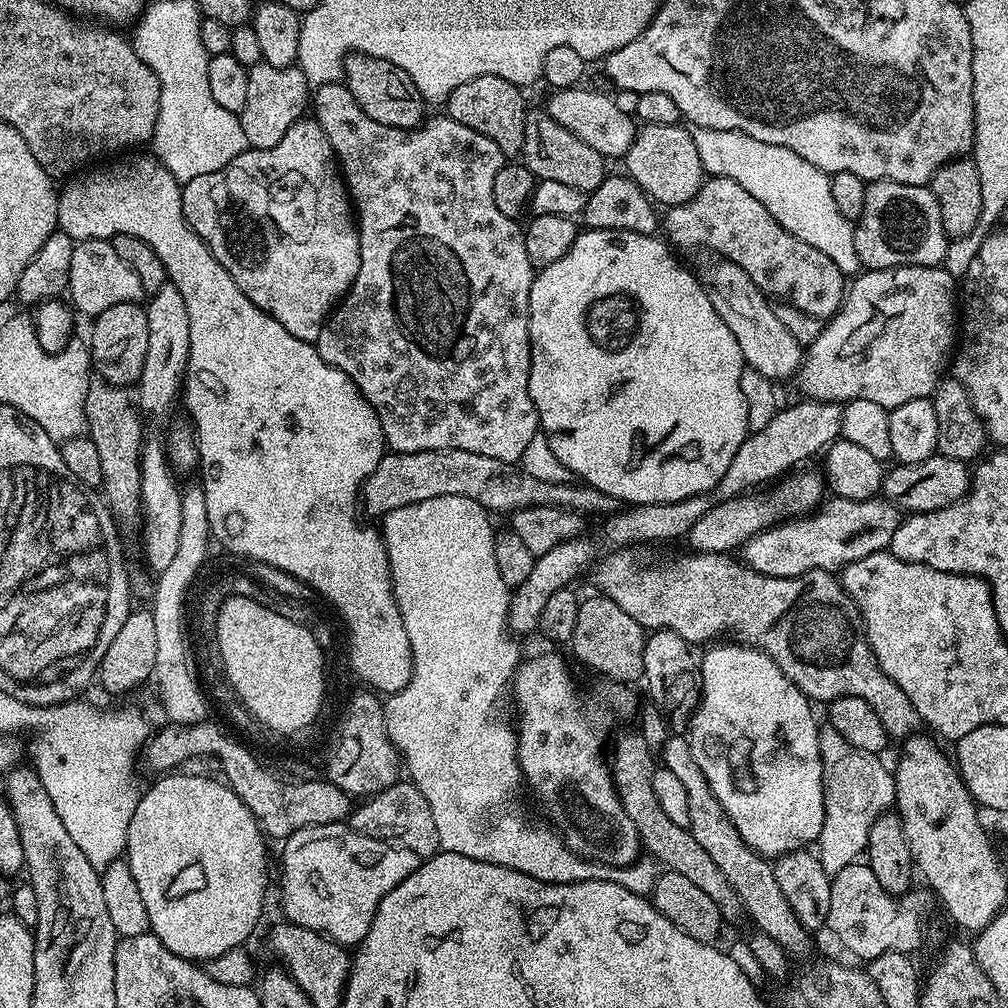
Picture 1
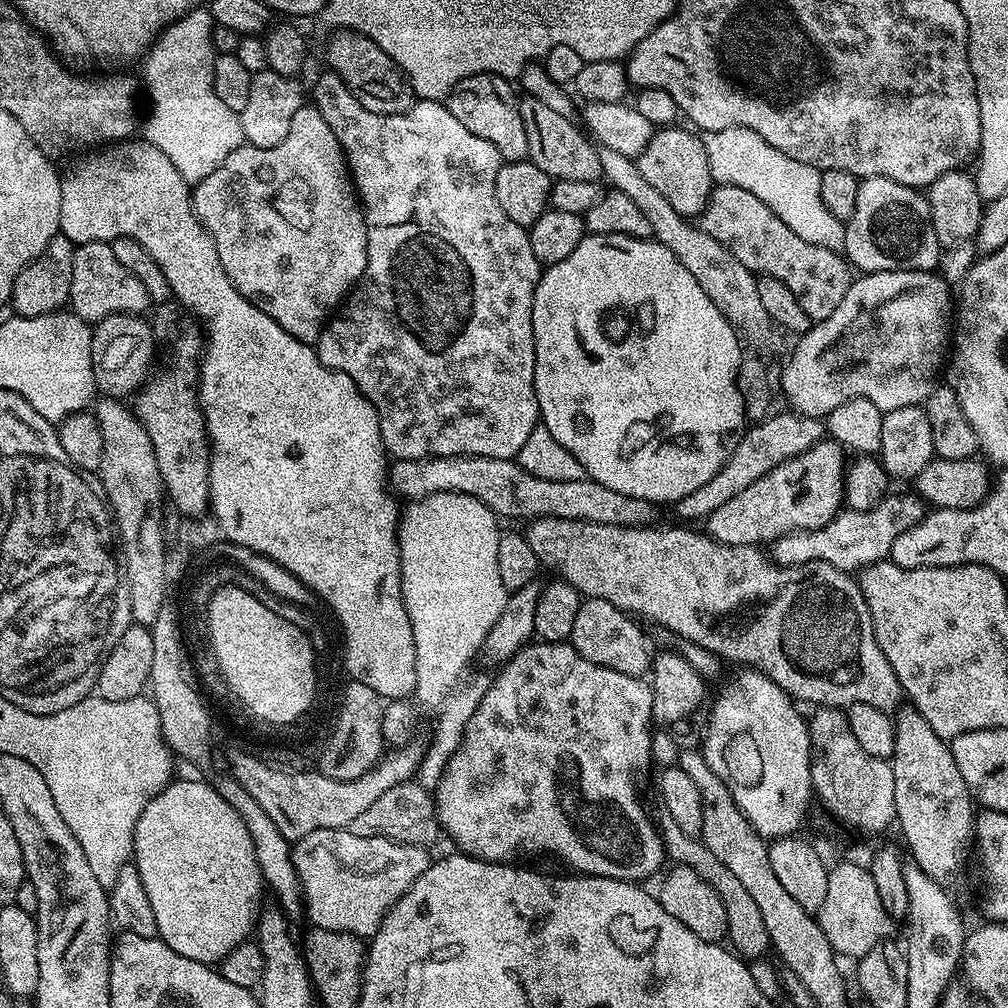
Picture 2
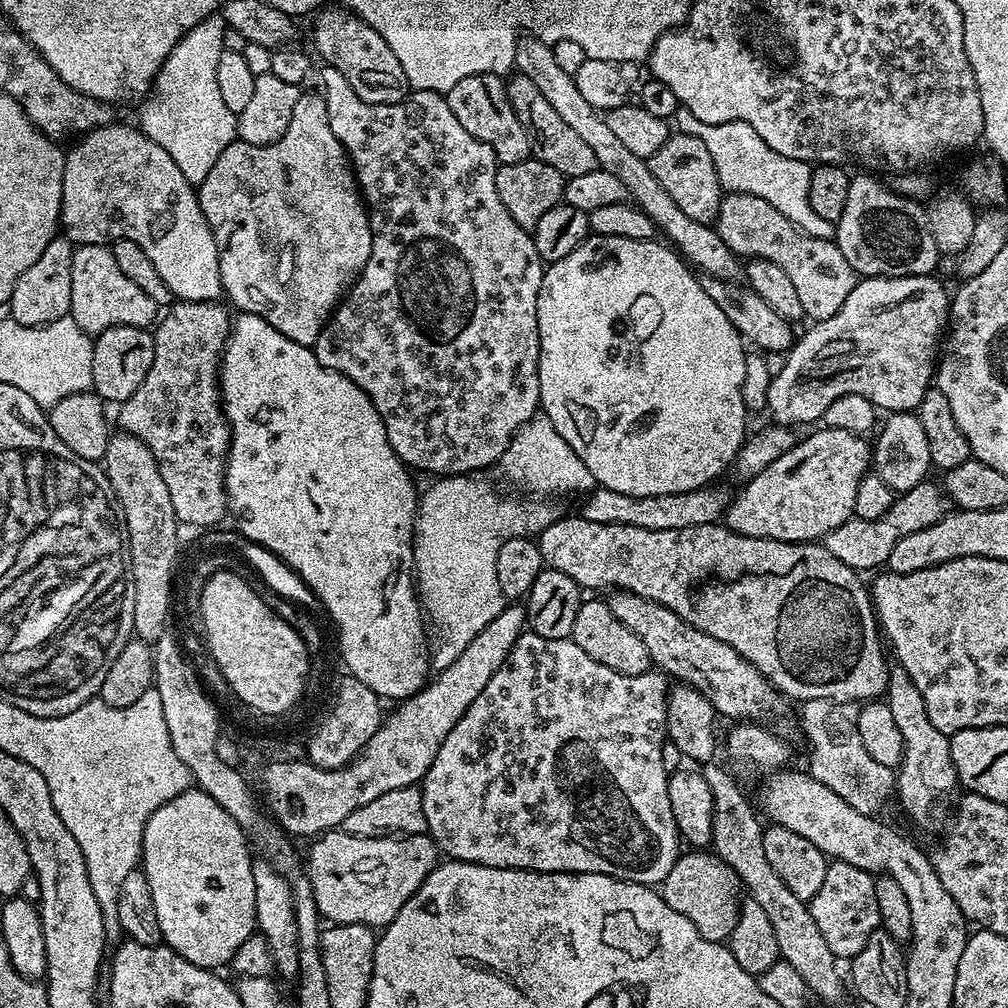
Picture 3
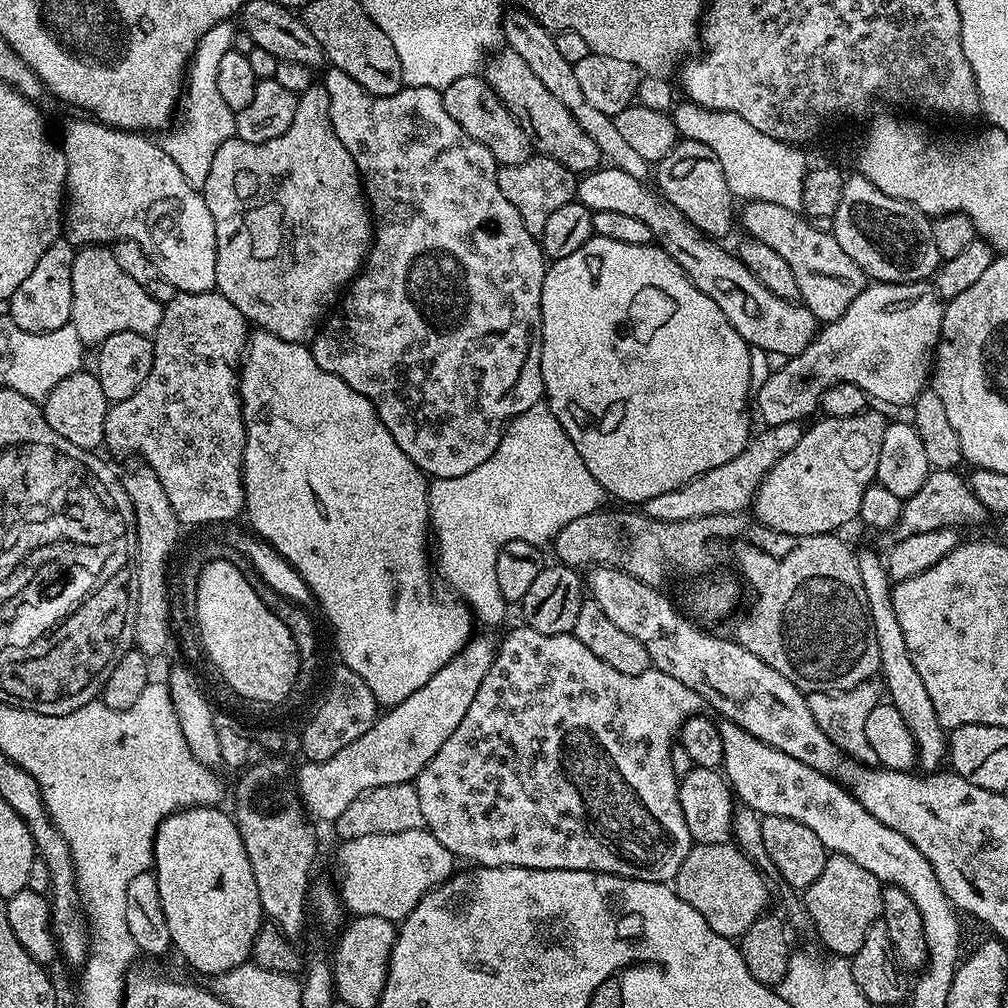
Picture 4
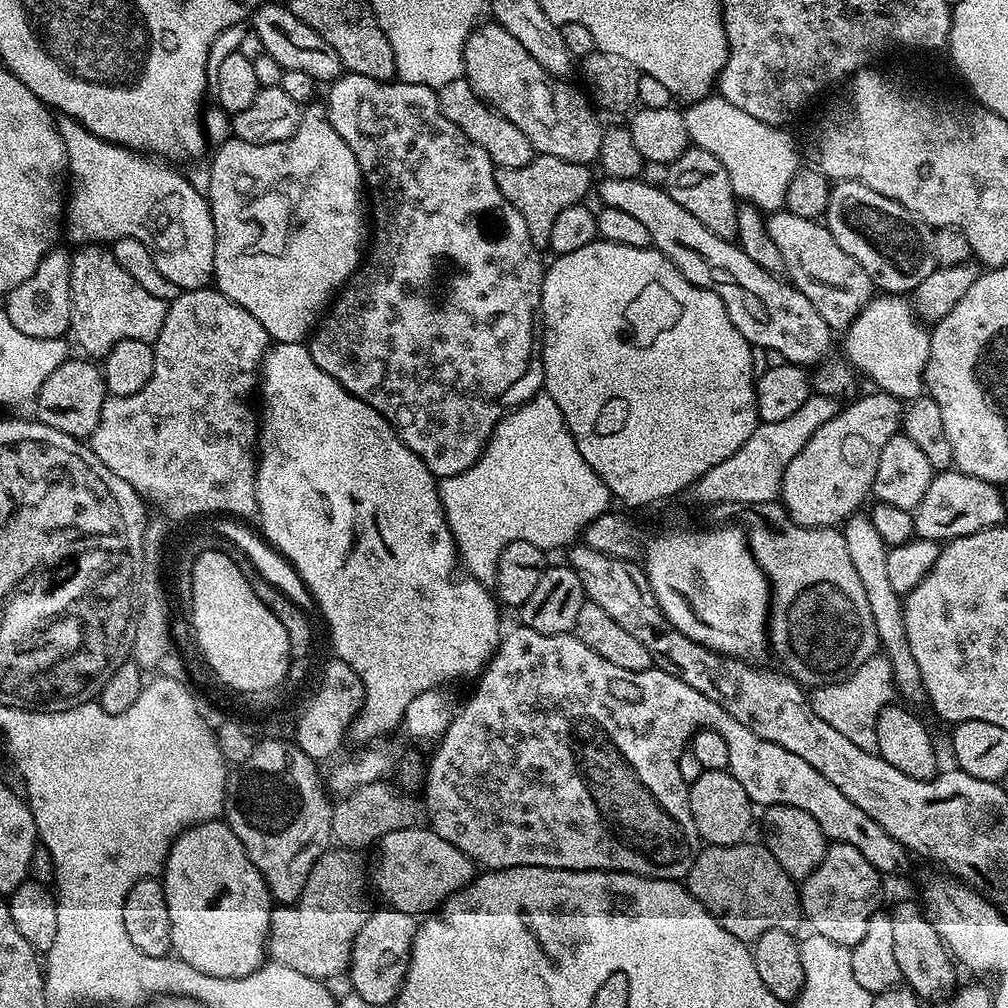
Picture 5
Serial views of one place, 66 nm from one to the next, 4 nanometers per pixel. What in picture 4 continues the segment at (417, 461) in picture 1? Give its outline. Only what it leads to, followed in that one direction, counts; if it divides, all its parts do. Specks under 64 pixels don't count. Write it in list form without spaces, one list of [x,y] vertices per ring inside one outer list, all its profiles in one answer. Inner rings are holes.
[[[776,422],[765,432],[751,437],[747,446],[738,454],[738,458],[730,458],[722,466],[714,466],[714,470],[706,470],[698,478],[688,484],[678,486],[678,490],[666,490],[666,494],[657,494],[655,498],[644,501],[642,512],[654,520],[662,522],[686,522],[690,518],[706,518],[710,514],[730,514],[744,512],[756,499],[756,491],[764,481],[764,475],[794,446],[798,446],[798,438],[802,438],[804,428],[796,422]]]

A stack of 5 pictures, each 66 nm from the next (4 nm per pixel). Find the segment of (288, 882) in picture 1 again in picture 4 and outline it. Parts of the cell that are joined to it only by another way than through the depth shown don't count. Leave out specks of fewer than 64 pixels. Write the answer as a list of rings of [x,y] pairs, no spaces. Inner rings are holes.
[[[425,827],[402,830],[402,834],[366,834],[366,838],[346,840],[339,846],[336,868],[344,872],[344,885],[338,888],[338,895],[353,917],[405,920],[428,891],[444,883],[454,872],[452,852]]]

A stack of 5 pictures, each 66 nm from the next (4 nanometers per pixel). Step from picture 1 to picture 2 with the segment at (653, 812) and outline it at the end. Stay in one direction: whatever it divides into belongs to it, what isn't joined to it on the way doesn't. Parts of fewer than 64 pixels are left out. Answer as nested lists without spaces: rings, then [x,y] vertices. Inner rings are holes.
[[[666,814],[661,815],[661,820],[658,820],[658,831],[660,841],[664,844],[665,857],[669,861],[673,860],[671,862],[673,865],[692,868],[694,874],[702,877],[722,898],[722,906],[726,906],[726,926],[728,927],[726,940],[731,951],[748,962],[761,959],[765,955],[763,952],[769,951],[770,934],[766,934],[766,921],[762,918],[758,905],[754,903],[754,897],[746,891],[746,886],[742,886],[742,881],[727,866],[722,866],[722,862],[714,858],[714,854],[710,854],[710,850],[699,836],[686,834],[686,830],[682,830],[682,826],[674,822],[674,818]]]

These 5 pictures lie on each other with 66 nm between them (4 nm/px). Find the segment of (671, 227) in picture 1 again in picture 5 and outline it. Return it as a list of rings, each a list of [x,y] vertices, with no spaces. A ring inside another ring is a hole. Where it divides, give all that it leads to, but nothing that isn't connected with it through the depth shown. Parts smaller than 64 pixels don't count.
[[[787,210],[771,213],[766,223],[770,238],[774,238],[774,246],[778,246],[782,253],[782,262],[790,283],[799,292],[806,294],[806,298],[810,298],[814,310],[822,314],[822,322],[826,322],[828,328],[847,330],[856,321],[861,310],[874,299],[874,285],[870,274],[866,274],[866,270],[862,270],[862,266],[858,266],[858,262],[854,262],[854,258],[850,258],[850,254],[846,254],[846,250],[842,250],[838,242],[834,242],[834,234],[830,234],[830,230],[823,223],[798,218],[798,214]]]

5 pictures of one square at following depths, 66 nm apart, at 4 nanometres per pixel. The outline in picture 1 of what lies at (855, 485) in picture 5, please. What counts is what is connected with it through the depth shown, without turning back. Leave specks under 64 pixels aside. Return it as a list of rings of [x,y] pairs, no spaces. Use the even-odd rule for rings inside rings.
[[[819,471],[799,472],[785,475],[769,496],[745,494],[734,500],[713,503],[712,508],[706,510],[706,514],[702,514],[702,518],[698,518],[698,522],[694,522],[694,526],[688,531],[686,540],[687,543],[692,543],[691,551],[728,554],[733,551],[731,548],[739,549],[750,537],[757,536],[759,532],[764,532],[777,522],[815,512],[826,496],[825,477]]]

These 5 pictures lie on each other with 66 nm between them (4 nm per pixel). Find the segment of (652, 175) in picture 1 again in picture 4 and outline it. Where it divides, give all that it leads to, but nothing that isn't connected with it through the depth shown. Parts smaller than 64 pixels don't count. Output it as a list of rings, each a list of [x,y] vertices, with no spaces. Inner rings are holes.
[[[681,139],[672,147],[672,152],[666,158],[662,158],[654,168],[654,180],[660,183],[658,192],[669,204],[673,204],[676,209],[687,218],[696,231],[708,238],[721,238],[728,236],[732,232],[732,220],[734,224],[734,212],[732,216],[732,204],[734,197],[730,186],[726,186],[726,174],[722,174],[722,162],[712,154],[710,146],[706,146],[697,140]]]

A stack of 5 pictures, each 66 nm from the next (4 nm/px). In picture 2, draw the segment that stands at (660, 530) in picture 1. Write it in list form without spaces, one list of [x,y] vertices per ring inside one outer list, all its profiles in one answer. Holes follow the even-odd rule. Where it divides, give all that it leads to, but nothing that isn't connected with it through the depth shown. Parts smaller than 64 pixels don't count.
[[[791,410],[783,411],[777,416],[768,414],[764,419],[755,421],[741,431],[738,446],[734,446],[734,454],[722,466],[722,470],[718,470],[718,474],[714,474],[714,478],[710,478],[706,486],[698,486],[694,494],[686,494],[686,498],[676,501],[674,511],[676,511],[677,518],[680,519],[677,521],[703,521],[714,510],[718,510],[718,506],[730,502],[734,494],[742,494],[746,486],[751,486],[753,482],[758,482],[758,478],[770,474],[774,466],[810,450],[815,444],[825,439],[826,424],[823,419],[815,416],[801,416],[799,412]]]

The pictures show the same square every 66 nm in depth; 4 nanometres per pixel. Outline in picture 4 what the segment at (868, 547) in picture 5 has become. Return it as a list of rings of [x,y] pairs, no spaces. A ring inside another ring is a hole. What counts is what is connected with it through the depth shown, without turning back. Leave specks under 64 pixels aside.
[[[861,551],[856,561],[858,574],[862,577],[862,590],[866,590],[866,602],[870,606],[874,638],[878,638],[879,675],[884,676],[883,691],[910,728],[910,734],[916,743],[917,765],[925,773],[935,773],[941,767],[939,764],[946,760],[946,729],[938,722],[938,714],[934,714],[934,702],[930,702],[930,694],[926,694],[926,686],[923,685],[914,662],[910,662],[910,650],[906,650],[906,638],[902,635],[902,628],[898,626],[892,605],[894,581],[888,576],[887,563],[882,562],[881,557],[879,560],[874,553]]]

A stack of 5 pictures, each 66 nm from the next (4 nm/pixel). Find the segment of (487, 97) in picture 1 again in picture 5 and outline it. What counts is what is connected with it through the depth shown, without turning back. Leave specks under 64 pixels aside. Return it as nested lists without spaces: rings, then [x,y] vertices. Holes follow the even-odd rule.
[[[461,78],[446,82],[446,86],[439,88],[438,95],[442,114],[446,114],[446,118],[450,118],[450,122],[454,122],[454,126],[470,138],[470,142],[482,146],[496,168],[526,166],[526,162],[532,160],[534,149],[530,138],[526,138],[526,134],[522,134],[522,130],[518,130],[518,126],[514,126],[514,122],[510,122],[501,112],[495,112],[485,100],[480,100],[467,80]]]

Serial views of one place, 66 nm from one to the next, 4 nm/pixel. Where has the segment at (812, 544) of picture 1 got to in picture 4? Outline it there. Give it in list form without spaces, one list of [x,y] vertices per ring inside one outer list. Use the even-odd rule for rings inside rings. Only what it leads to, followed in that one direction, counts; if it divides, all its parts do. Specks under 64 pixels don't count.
[[[929,471],[926,482],[922,482],[918,494],[907,497],[901,503],[898,522],[890,530],[893,541],[905,540],[914,534],[930,534],[930,530],[943,528],[963,529],[963,524],[980,524],[986,519],[982,502],[974,498],[967,479],[959,471],[938,472]]]

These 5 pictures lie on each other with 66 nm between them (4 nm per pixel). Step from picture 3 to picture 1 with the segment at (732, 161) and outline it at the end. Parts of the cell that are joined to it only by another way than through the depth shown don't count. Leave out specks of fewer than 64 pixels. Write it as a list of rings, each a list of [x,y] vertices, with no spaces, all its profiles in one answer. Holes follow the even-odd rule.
[[[693,127],[691,133],[694,146],[698,148],[698,158],[702,158],[702,166],[708,176],[725,176],[738,182],[742,190],[754,194],[754,198],[758,198],[758,202],[762,202],[762,206],[770,210],[770,214],[787,232],[794,234],[794,238],[802,238],[802,242],[814,246],[814,250],[822,250],[822,254],[826,254],[826,258],[830,258],[830,262],[834,262],[838,270],[845,274],[856,274],[861,271],[858,250],[854,250],[856,229],[853,221],[842,218],[842,214],[838,214],[838,206],[830,194],[829,173],[818,170],[818,166],[810,166],[806,158],[798,158],[798,154],[794,154],[794,150],[786,150],[786,146],[758,142],[758,138],[750,138],[741,132]]]

